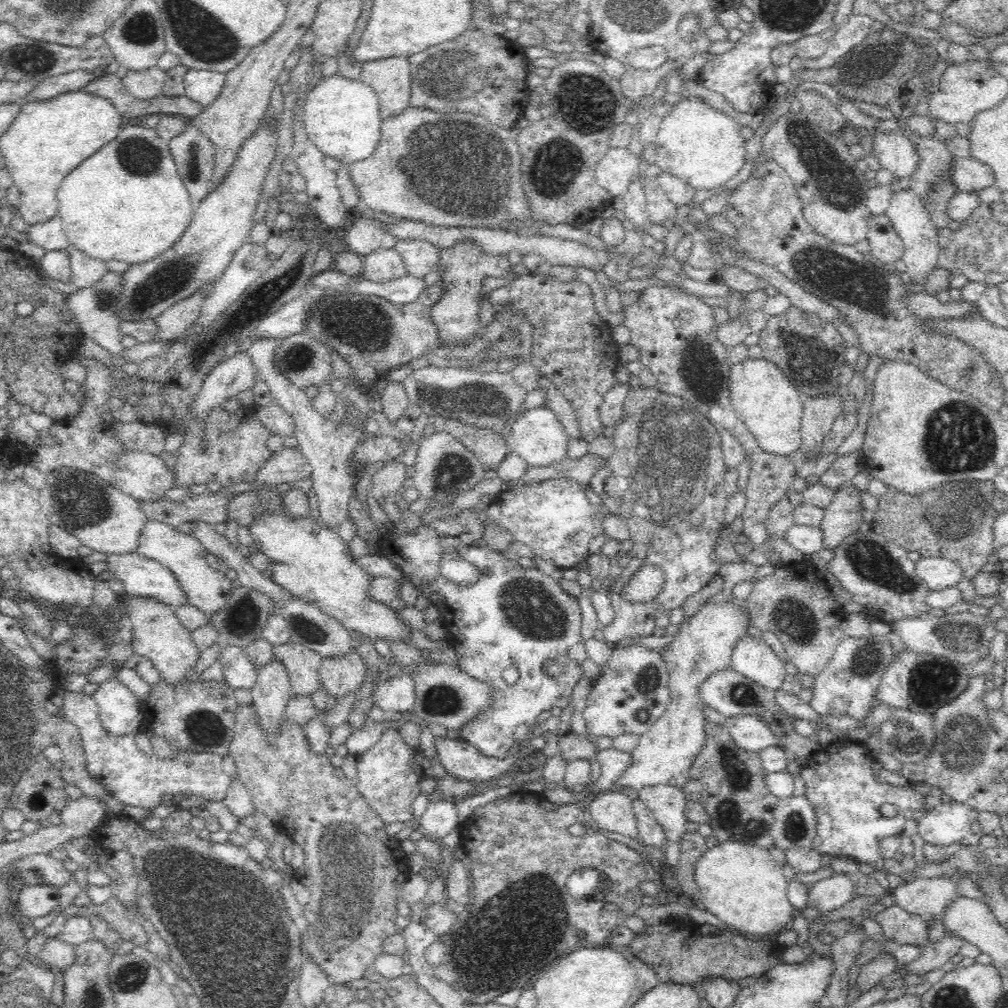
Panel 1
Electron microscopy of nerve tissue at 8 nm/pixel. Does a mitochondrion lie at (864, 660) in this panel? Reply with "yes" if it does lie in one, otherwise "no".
yes

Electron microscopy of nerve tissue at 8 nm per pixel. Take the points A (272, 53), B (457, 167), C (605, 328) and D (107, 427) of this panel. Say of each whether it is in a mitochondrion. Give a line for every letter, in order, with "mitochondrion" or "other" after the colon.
A: other
B: mitochondrion
C: other
D: other

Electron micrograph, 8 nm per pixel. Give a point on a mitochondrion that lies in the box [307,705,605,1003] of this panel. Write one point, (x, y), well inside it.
(514, 941)

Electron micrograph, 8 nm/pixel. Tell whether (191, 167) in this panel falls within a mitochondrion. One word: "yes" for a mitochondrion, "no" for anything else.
yes

